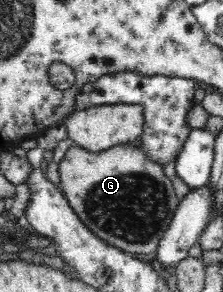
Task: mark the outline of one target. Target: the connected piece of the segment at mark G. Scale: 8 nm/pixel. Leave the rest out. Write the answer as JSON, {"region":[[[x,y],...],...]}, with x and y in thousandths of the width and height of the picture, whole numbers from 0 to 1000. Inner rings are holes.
{"region":[[[605,490],[507,500],[448,521],[404,521],[381,507],[323,500],[256,558],[265,630],[251,634],[296,675],[309,709],[430,815],[619,884],[695,866],[798,712],[803,685],[776,623],[735,599],[731,579],[713,562],[682,562],[659,548]]]}

